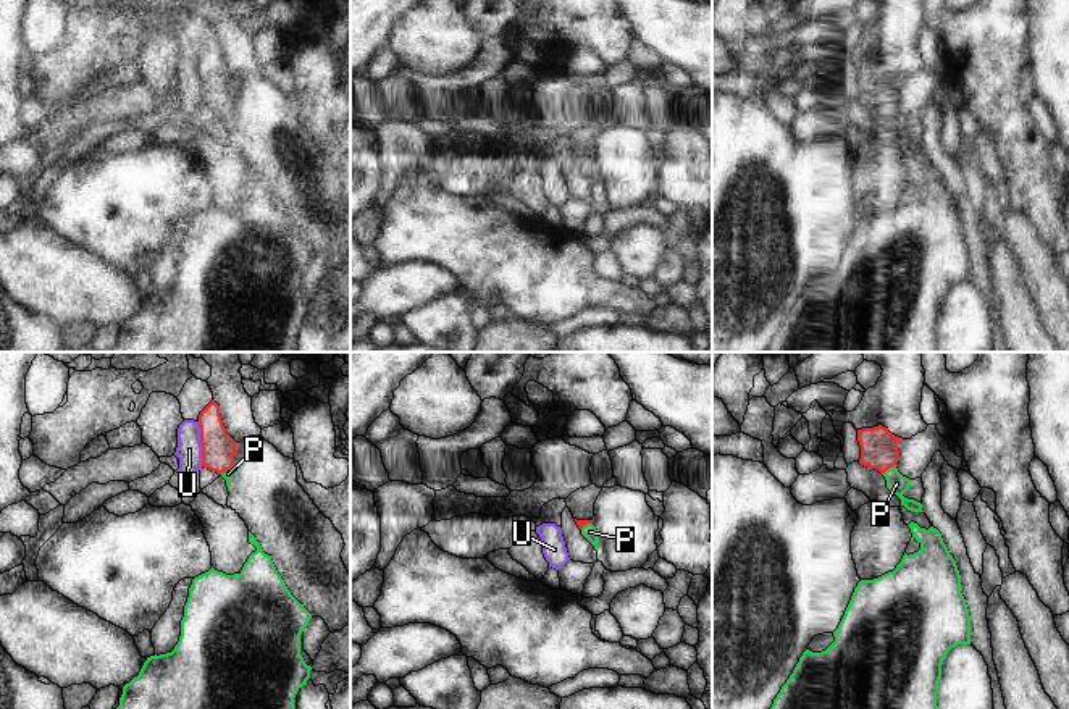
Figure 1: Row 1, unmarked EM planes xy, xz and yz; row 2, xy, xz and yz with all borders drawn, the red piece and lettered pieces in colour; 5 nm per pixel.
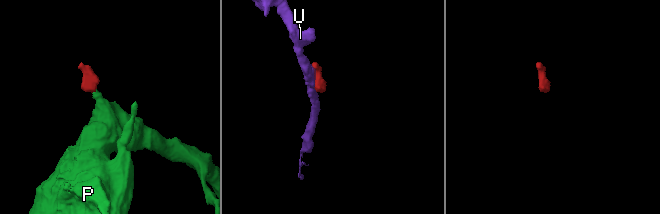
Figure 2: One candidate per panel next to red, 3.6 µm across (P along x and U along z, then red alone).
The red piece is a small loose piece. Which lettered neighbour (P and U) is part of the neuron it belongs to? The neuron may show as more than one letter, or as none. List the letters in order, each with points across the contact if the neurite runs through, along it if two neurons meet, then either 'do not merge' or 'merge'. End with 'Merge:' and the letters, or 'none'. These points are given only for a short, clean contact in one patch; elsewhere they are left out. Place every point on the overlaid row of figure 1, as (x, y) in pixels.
P: across yz (879, 448), (888, 467), (897, 483) | merge
U: along xy (197, 422), (202, 465) | do not merge
Merge: P

